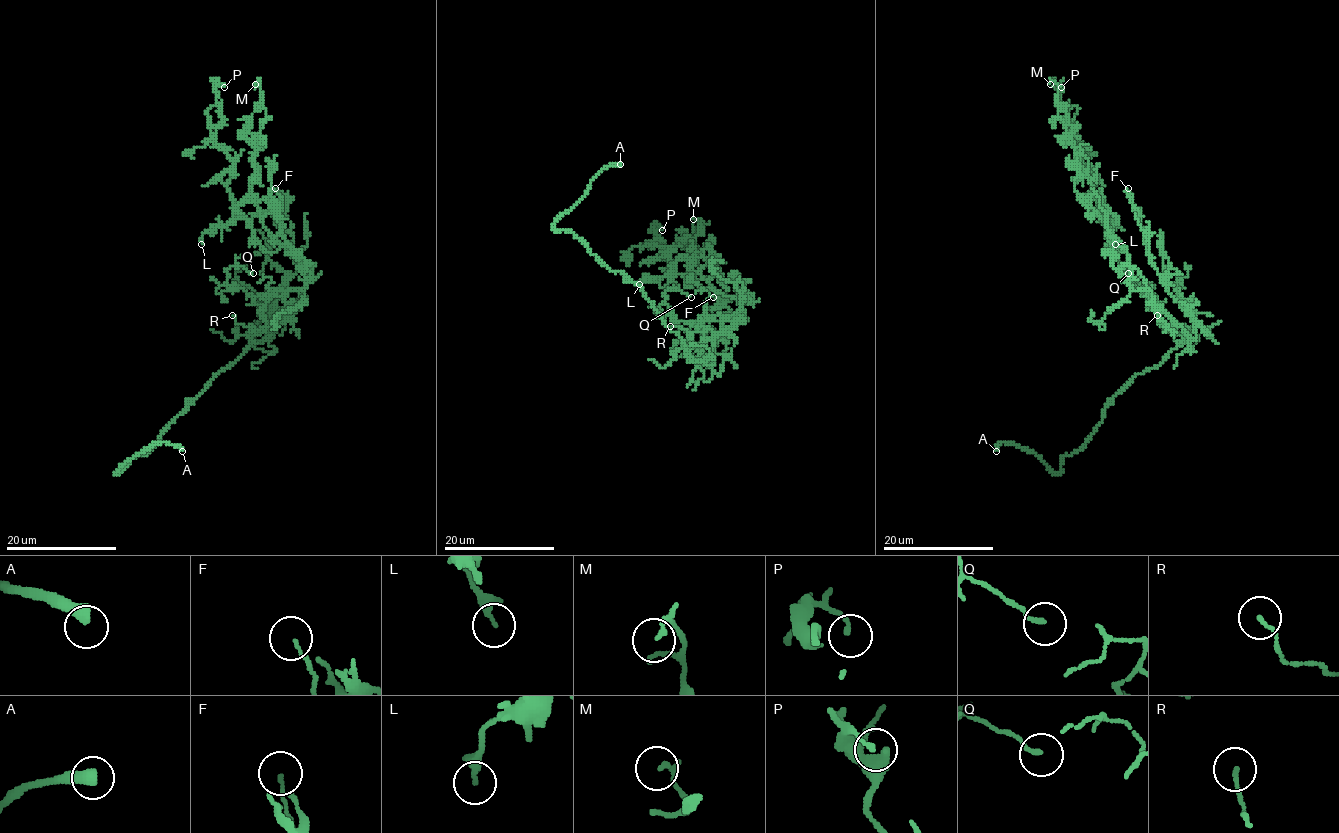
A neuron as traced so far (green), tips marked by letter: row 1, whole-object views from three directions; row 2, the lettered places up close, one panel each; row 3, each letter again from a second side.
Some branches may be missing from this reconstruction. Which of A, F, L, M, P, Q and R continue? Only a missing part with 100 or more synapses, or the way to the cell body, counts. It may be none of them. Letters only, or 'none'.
A

